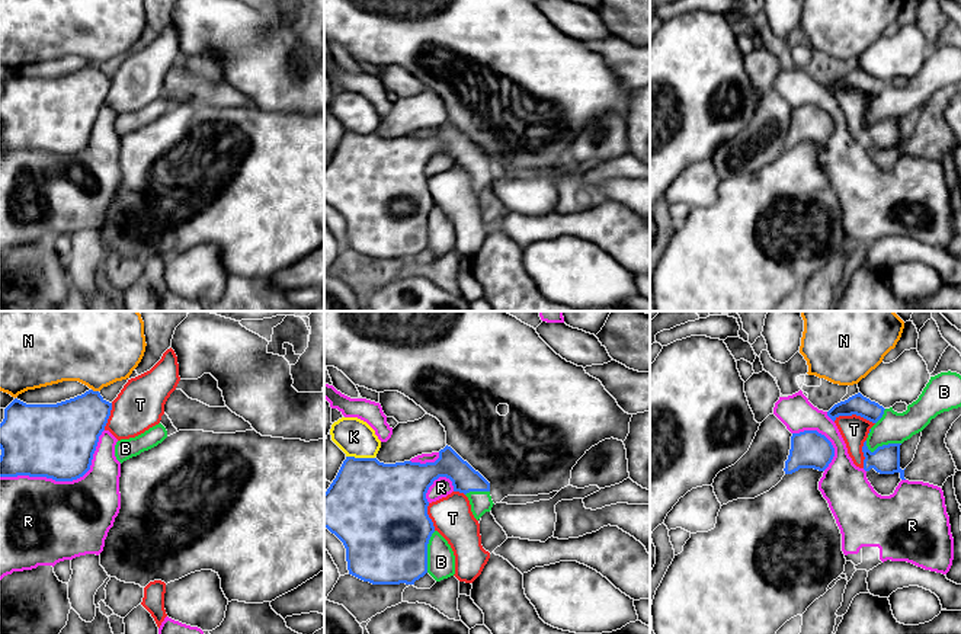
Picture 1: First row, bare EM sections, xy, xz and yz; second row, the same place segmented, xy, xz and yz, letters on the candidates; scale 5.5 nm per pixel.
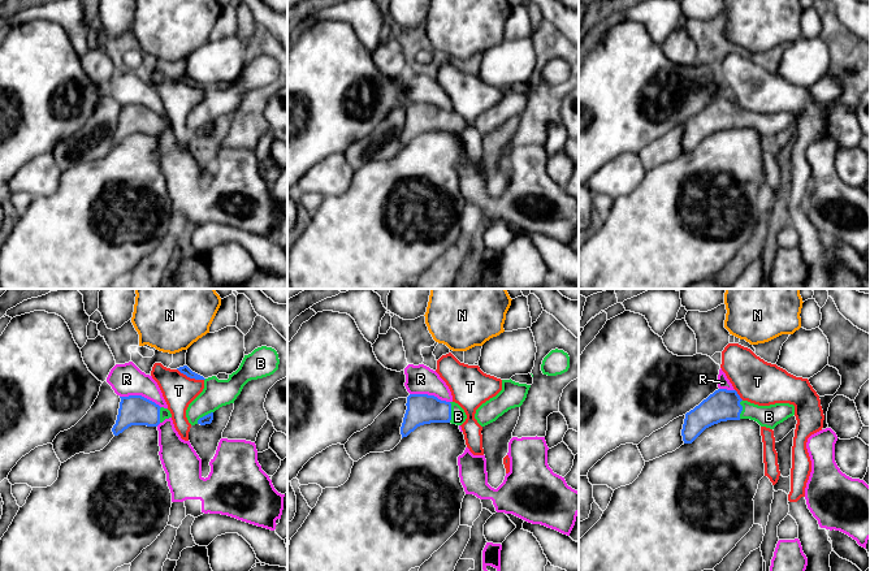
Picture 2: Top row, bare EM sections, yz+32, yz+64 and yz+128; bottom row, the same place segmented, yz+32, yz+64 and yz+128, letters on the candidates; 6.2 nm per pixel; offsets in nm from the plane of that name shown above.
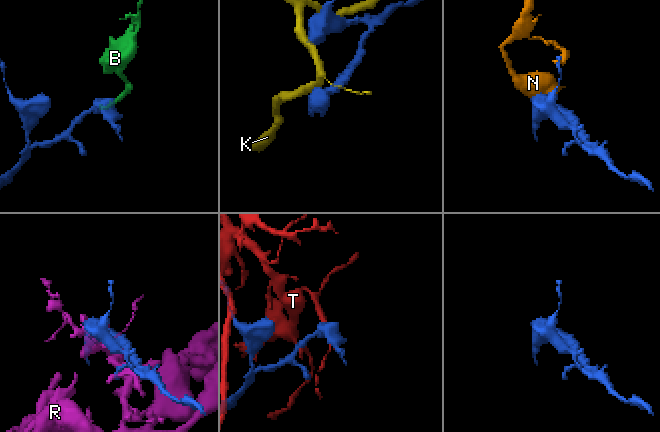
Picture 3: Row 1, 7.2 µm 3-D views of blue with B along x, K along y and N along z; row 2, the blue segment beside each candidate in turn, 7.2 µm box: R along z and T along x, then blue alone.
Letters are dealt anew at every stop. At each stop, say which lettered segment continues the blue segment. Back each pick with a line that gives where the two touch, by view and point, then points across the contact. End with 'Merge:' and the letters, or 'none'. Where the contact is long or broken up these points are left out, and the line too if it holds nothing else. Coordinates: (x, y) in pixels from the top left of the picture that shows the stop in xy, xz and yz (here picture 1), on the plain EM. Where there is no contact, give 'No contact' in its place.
B: Touches blue at xz (426, 226)
Merge: B

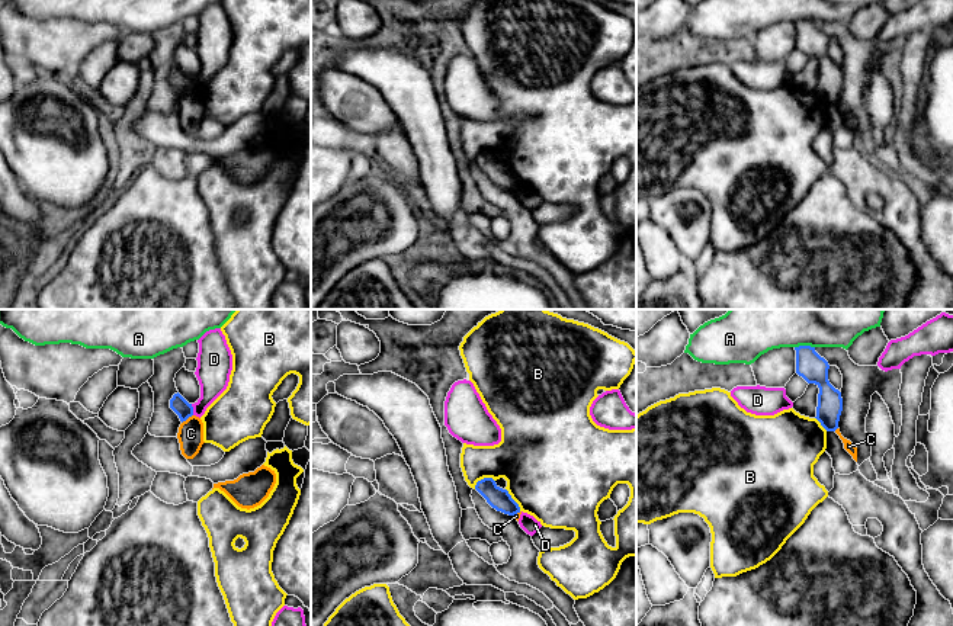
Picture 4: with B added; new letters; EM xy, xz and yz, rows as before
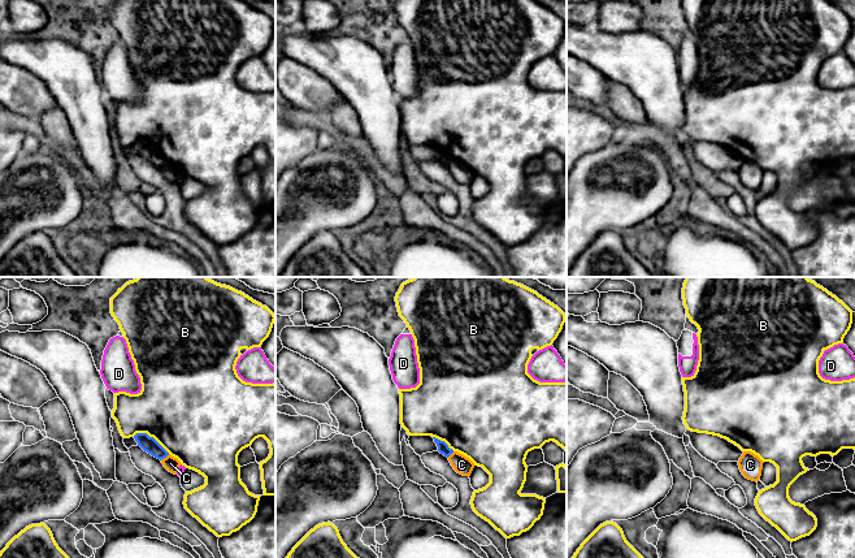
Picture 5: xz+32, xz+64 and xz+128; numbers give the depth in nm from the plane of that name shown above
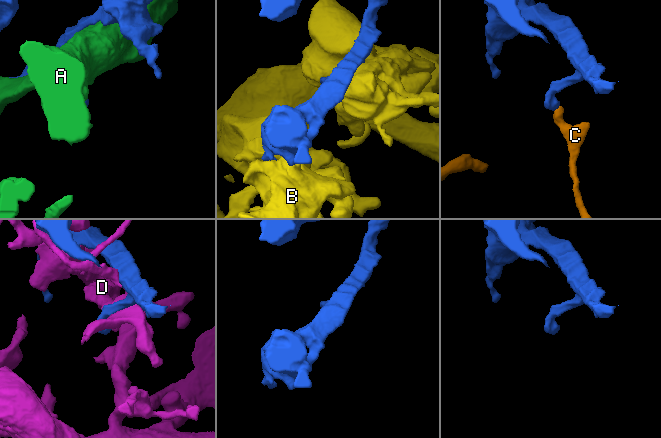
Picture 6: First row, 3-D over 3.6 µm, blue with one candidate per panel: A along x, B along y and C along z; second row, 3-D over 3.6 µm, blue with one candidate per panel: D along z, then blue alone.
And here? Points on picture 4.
Merge: none

